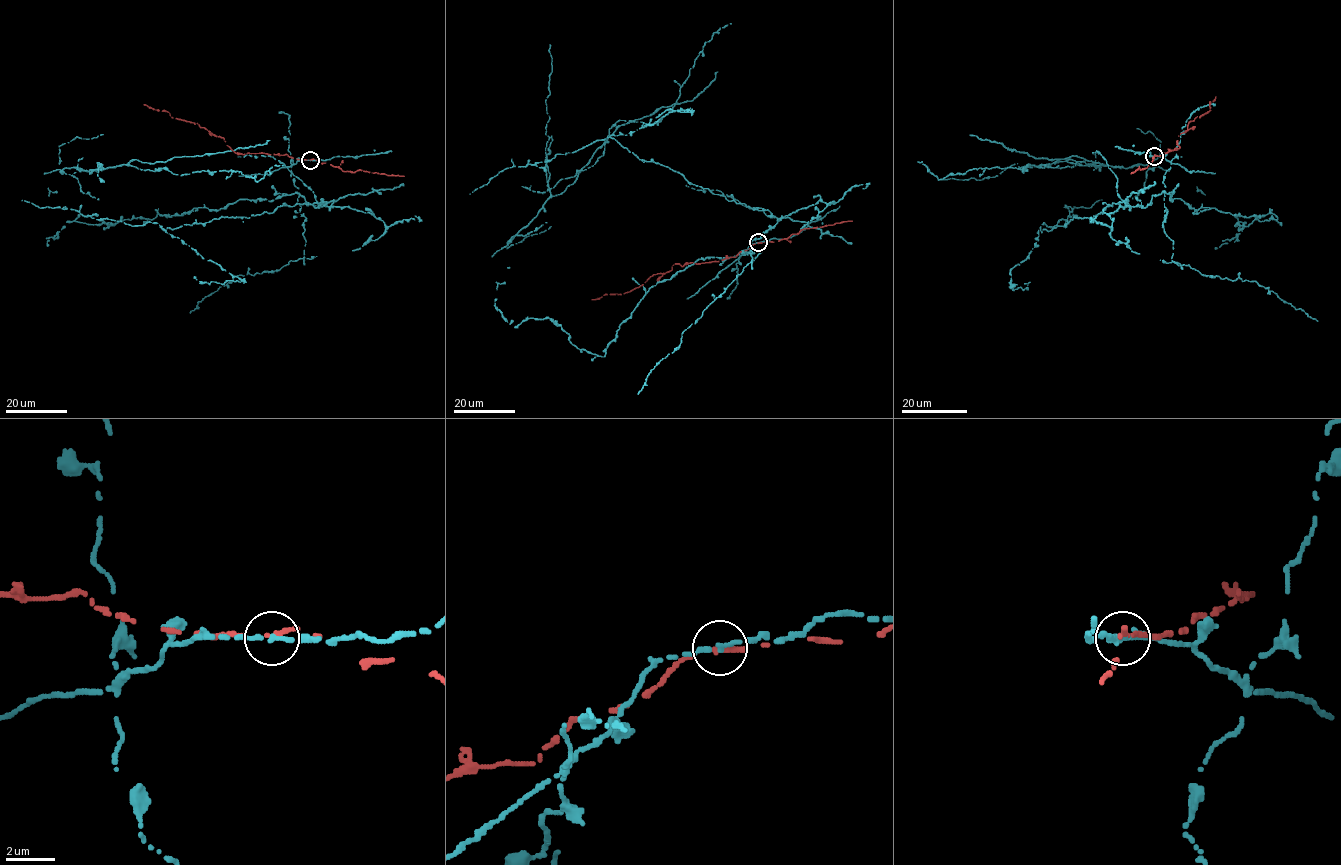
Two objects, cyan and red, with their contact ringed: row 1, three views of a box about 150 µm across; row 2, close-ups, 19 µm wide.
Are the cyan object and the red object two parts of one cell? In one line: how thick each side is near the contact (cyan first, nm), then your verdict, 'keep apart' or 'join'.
200/150 nm | keep apart

